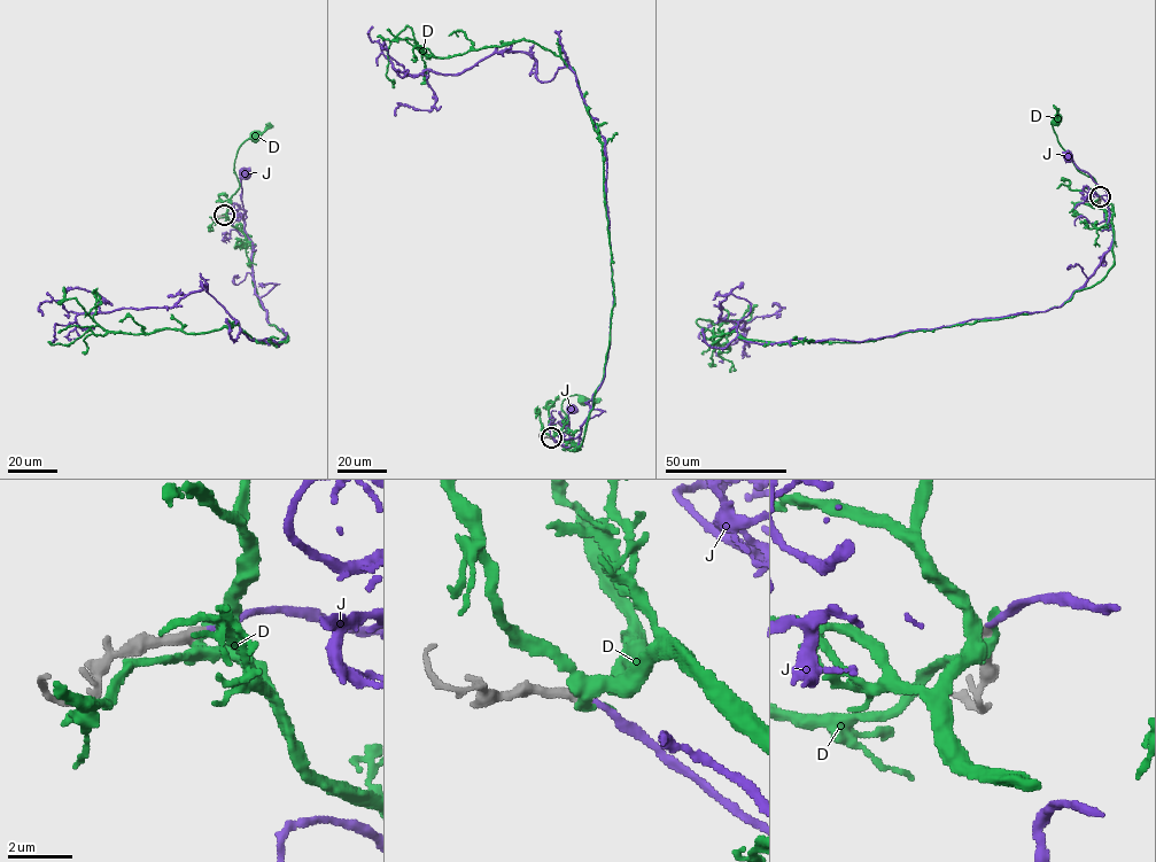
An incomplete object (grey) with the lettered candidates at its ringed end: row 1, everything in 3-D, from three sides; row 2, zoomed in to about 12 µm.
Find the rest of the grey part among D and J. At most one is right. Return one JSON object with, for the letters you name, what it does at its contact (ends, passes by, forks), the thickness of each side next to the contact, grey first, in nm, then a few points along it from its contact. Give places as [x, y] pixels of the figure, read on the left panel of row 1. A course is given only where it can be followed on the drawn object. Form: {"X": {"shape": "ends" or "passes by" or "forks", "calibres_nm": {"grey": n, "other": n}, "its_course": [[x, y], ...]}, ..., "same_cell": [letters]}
{"J": {"shape": "ends", "calibres_nm": {"grey": 360, "other": 190}, "its_course": [[224, 215], [246, 214], [240, 183], [245, 171]]}, "same_cell": ["J"]}

